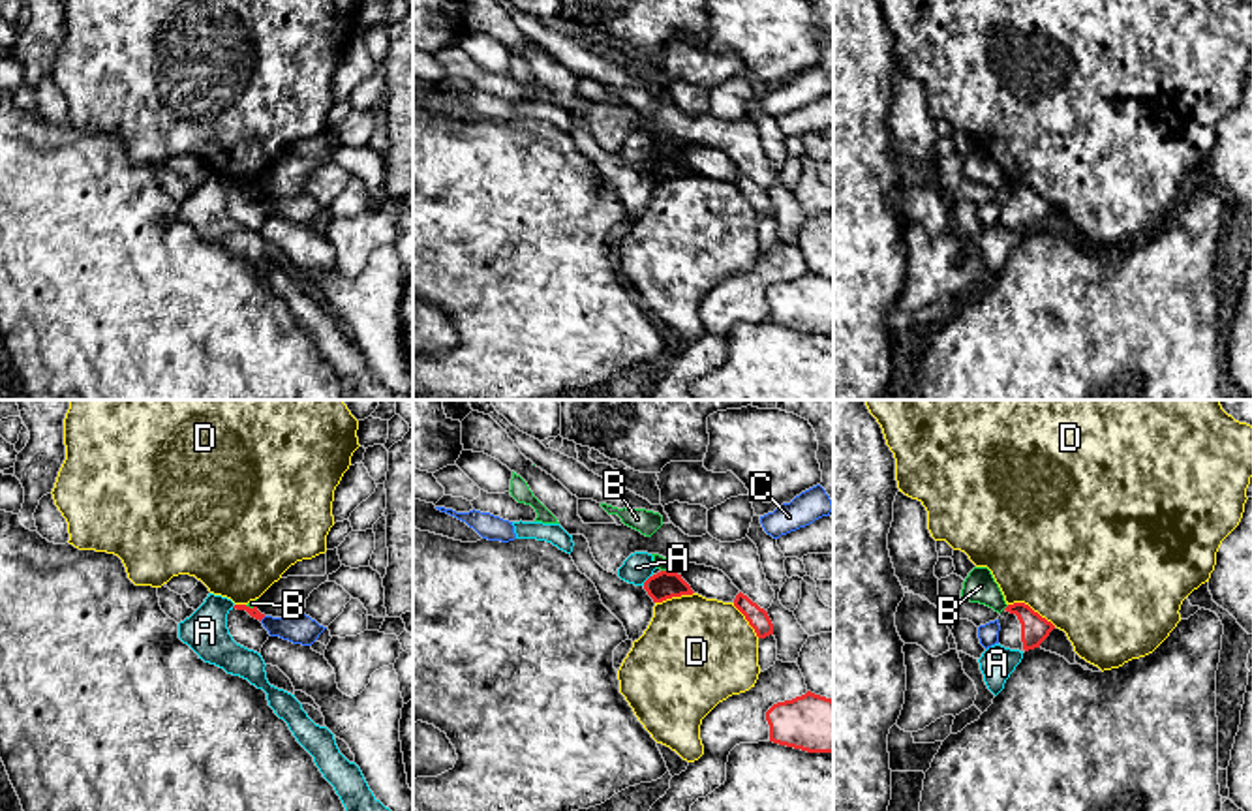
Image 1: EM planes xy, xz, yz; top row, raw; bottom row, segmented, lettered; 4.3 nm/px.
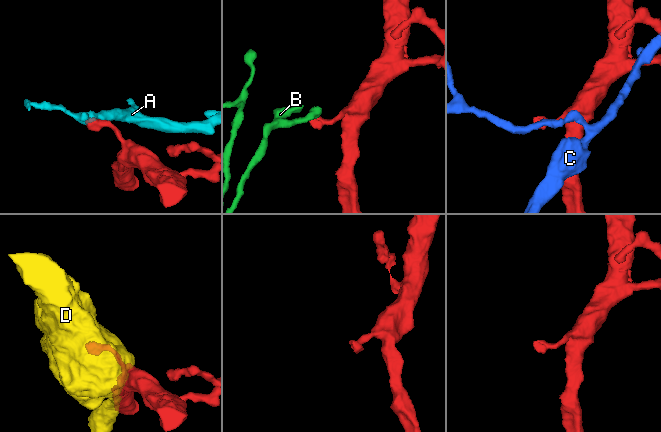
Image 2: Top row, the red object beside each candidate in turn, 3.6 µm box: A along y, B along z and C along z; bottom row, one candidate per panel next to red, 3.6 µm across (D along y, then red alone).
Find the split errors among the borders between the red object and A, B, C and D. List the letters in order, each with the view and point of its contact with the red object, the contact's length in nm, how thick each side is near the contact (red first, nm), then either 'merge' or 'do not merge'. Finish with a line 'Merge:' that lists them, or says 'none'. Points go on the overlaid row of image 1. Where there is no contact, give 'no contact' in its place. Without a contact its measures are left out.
A: xz (646, 581) | 60 nm | 120/120 nm | do not merge
B: xz (667, 571) | 70 nm | 120/60 nm | do not merge
C: xy (261, 618) | 40 nm | 50/130 nm | do not merge
D: yz (1031, 609) | 220 nm | 120/500 nm | do not merge
Merge: none

